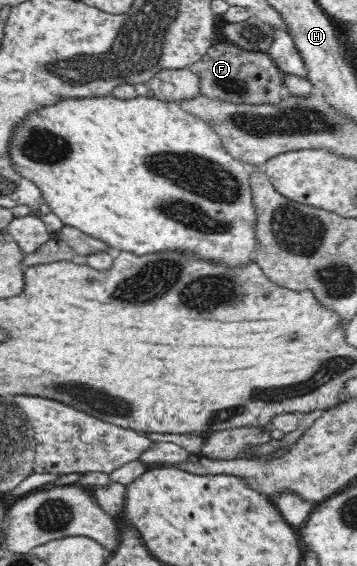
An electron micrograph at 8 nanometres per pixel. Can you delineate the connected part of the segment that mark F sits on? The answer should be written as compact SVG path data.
M218 39L207 54L187 67L199 77L201 93L225 102L273 106L285 97L280 70L267 52L243 49Z

